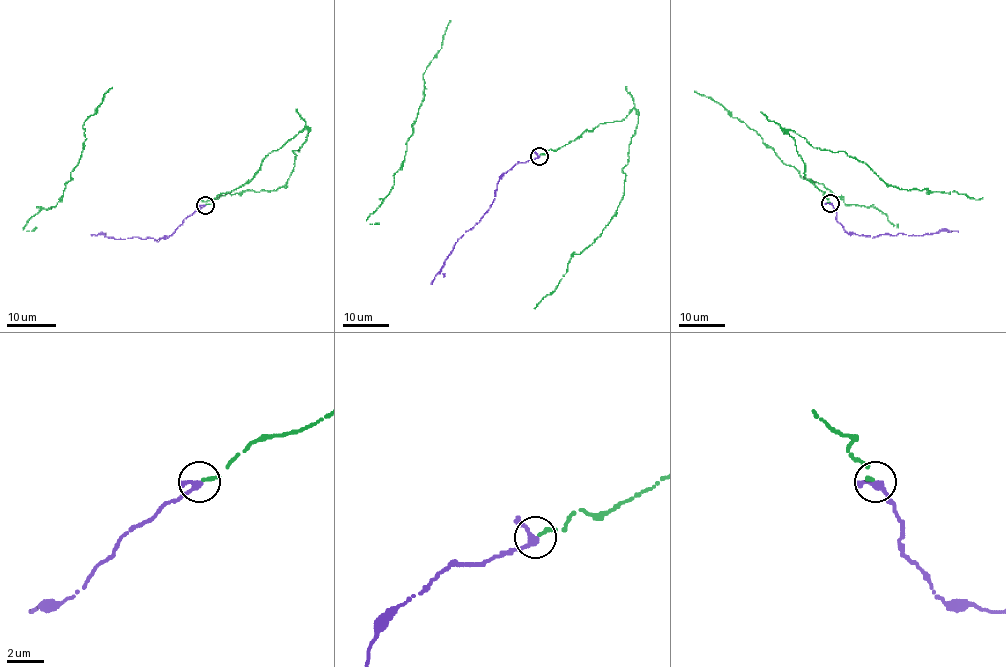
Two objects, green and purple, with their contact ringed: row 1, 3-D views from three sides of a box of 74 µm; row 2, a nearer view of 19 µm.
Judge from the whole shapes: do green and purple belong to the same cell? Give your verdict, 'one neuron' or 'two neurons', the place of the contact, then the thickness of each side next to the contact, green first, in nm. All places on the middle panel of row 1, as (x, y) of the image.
one neuron; at (539, 156); 220 nm thick on the green side, 280 nm on the other

